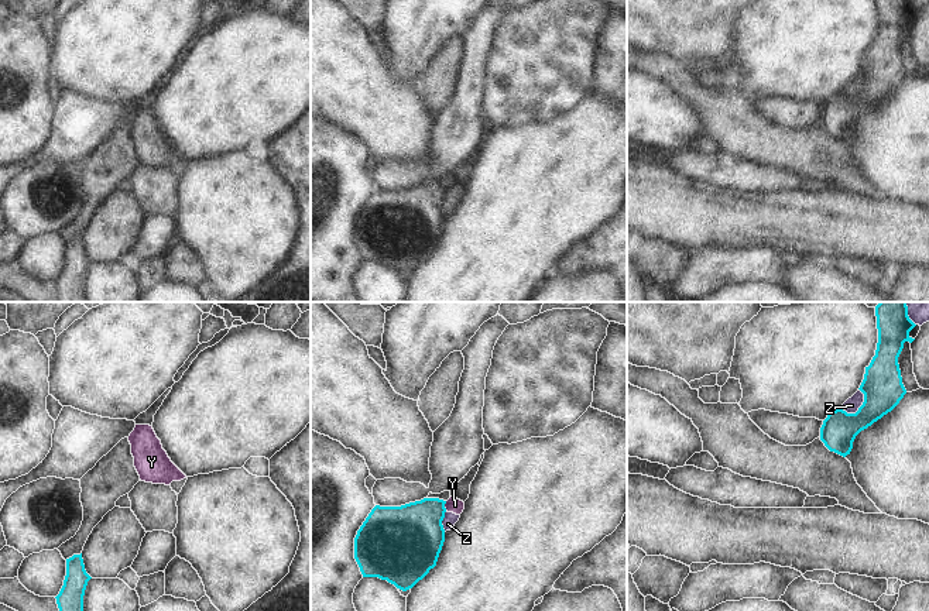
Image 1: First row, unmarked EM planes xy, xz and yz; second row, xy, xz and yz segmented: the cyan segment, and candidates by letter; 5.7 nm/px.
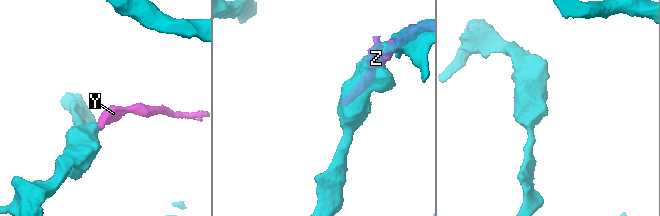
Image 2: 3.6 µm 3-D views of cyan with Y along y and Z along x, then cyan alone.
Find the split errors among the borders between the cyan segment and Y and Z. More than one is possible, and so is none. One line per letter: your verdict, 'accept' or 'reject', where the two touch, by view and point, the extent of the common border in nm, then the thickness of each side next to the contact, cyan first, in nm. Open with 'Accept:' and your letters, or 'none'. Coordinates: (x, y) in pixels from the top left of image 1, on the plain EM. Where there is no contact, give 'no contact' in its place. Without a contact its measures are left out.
Accept: none
Y: reject | xz (444, 189) | 60 nm | 360/90 nm
Z: reject | yz (863, 88) | 170 nm | 240/90 nm

